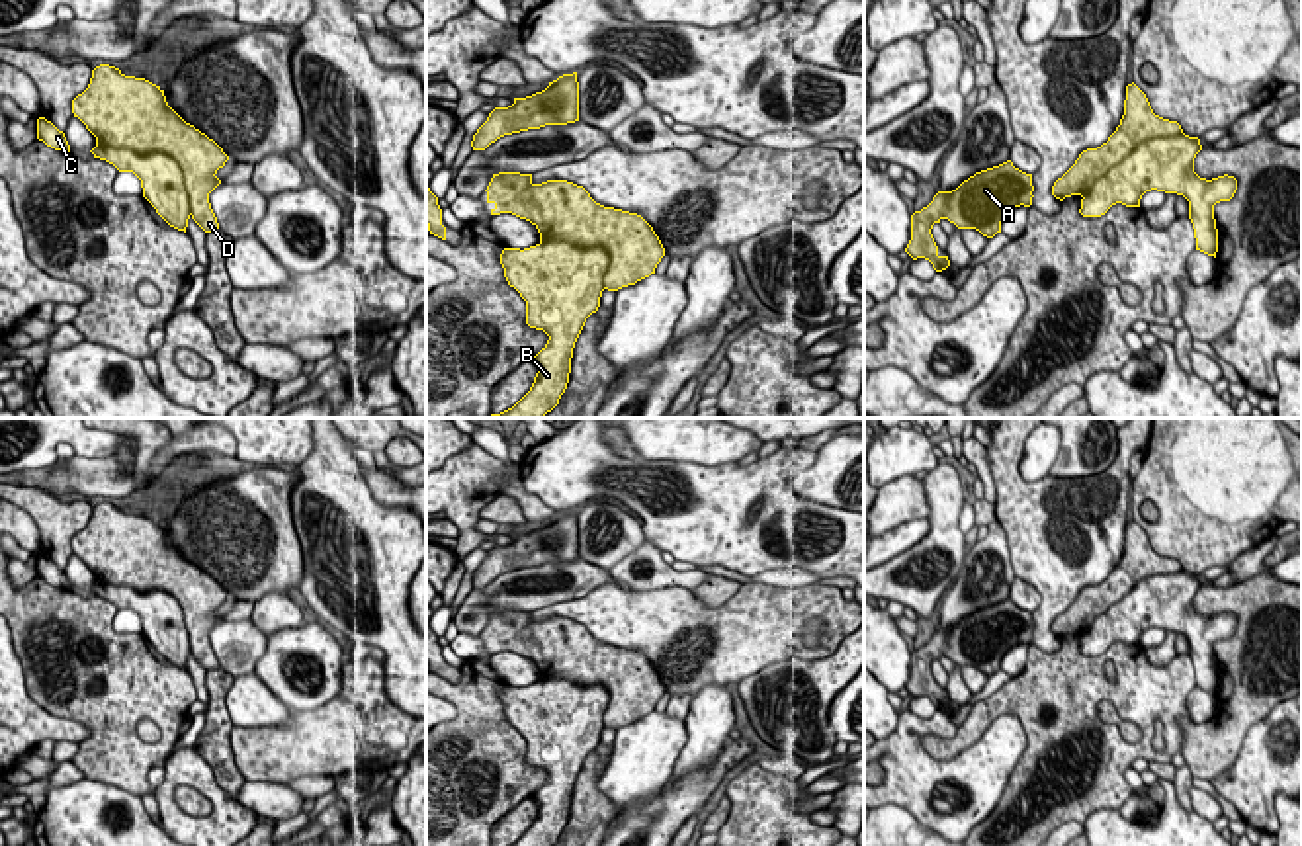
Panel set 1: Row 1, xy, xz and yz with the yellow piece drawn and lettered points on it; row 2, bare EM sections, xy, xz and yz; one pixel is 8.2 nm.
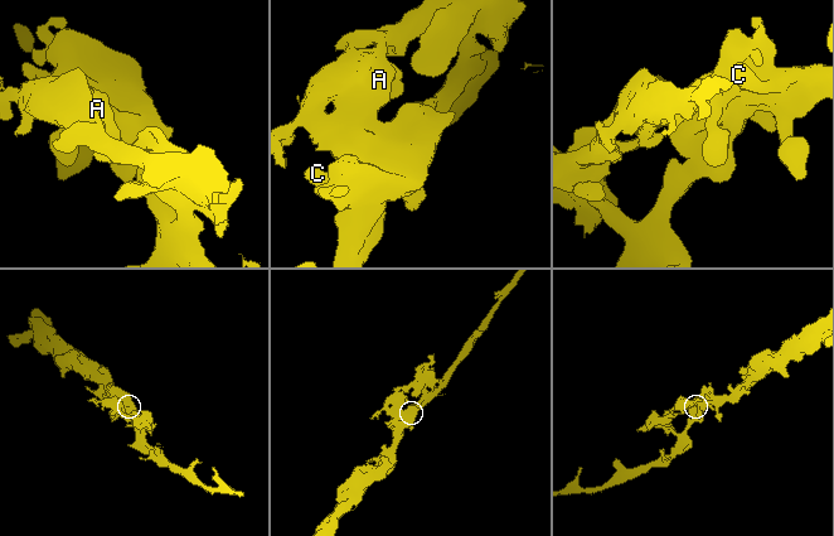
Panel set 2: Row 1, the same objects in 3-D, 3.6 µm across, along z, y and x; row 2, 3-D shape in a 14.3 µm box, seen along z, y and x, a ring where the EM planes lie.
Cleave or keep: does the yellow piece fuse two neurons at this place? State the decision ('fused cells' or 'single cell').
fused cells

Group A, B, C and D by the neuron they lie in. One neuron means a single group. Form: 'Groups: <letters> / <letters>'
Groups: A D / B C

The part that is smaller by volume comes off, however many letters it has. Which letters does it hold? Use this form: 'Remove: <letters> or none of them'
Remove: A, D

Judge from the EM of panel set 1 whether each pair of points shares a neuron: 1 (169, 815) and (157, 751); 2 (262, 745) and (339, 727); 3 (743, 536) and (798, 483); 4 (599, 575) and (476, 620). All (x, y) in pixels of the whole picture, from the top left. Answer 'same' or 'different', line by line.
1: different
2: same
3: different
4: same

